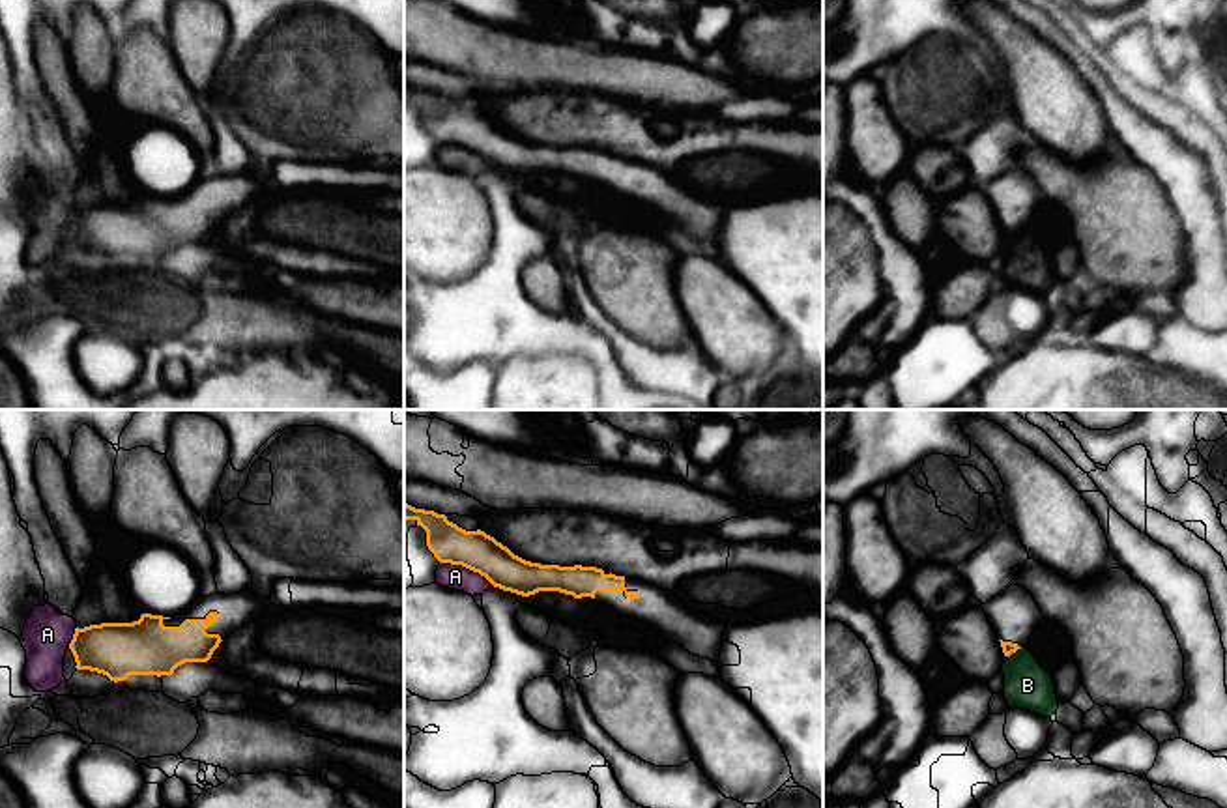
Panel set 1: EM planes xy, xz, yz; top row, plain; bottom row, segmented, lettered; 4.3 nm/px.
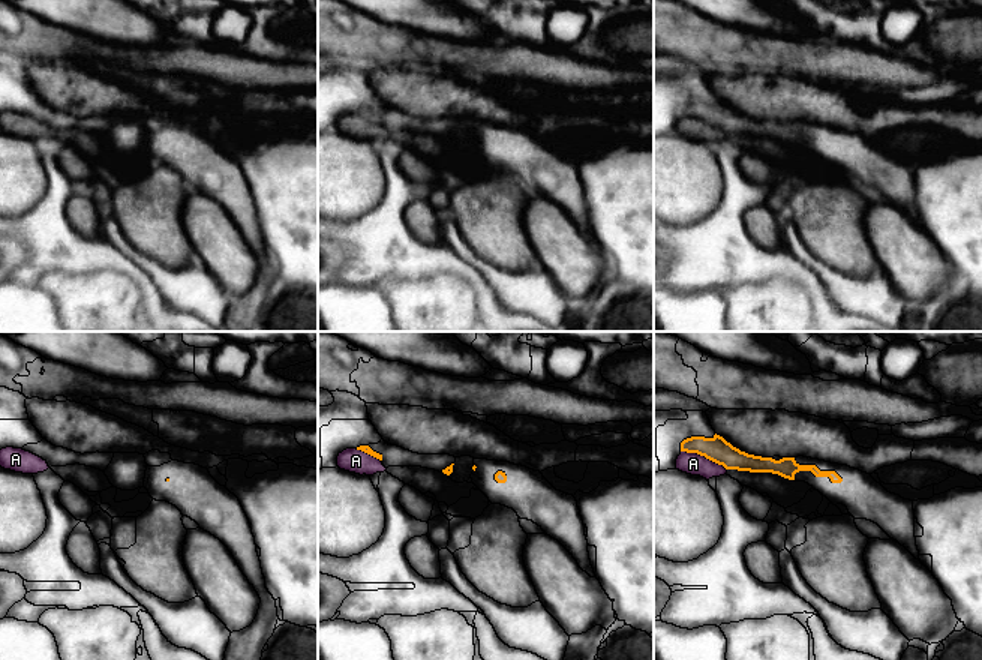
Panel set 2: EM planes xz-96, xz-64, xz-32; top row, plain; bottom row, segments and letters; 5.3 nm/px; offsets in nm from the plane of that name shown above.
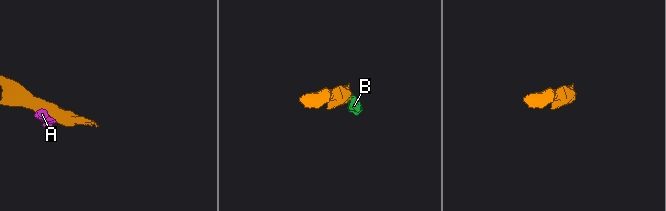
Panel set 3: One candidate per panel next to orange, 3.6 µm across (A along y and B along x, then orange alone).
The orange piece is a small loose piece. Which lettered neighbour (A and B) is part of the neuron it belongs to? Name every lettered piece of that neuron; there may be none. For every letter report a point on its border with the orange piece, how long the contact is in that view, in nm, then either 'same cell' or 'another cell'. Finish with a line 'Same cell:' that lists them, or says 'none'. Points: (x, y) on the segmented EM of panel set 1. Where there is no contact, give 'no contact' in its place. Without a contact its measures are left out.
A: xz (468, 567) | 260 nm | another cell
B: yz (1014, 651) | 80 nm | another cell
Same cell: none

